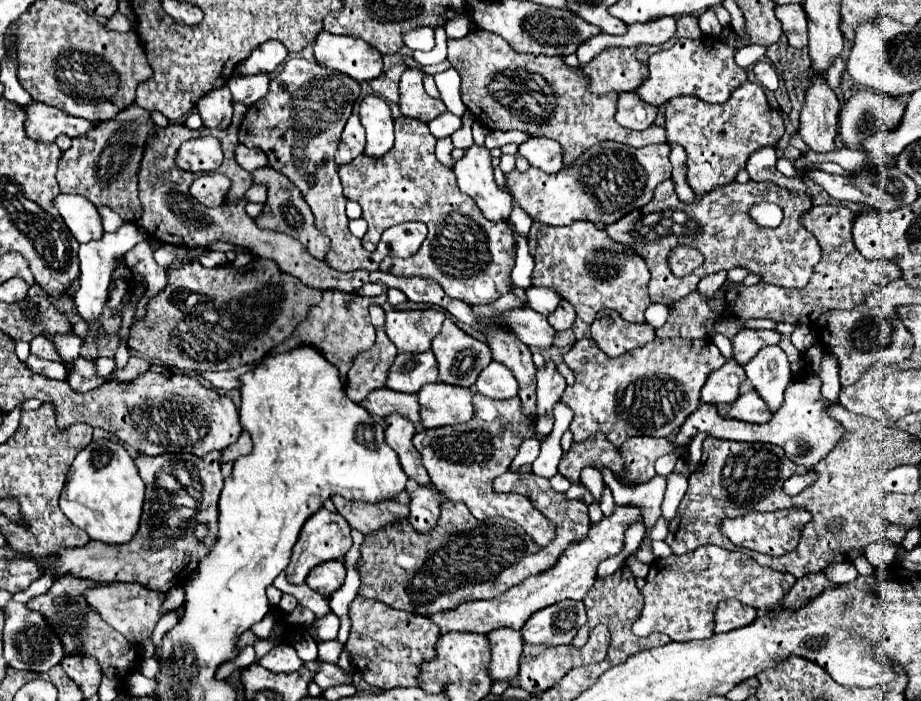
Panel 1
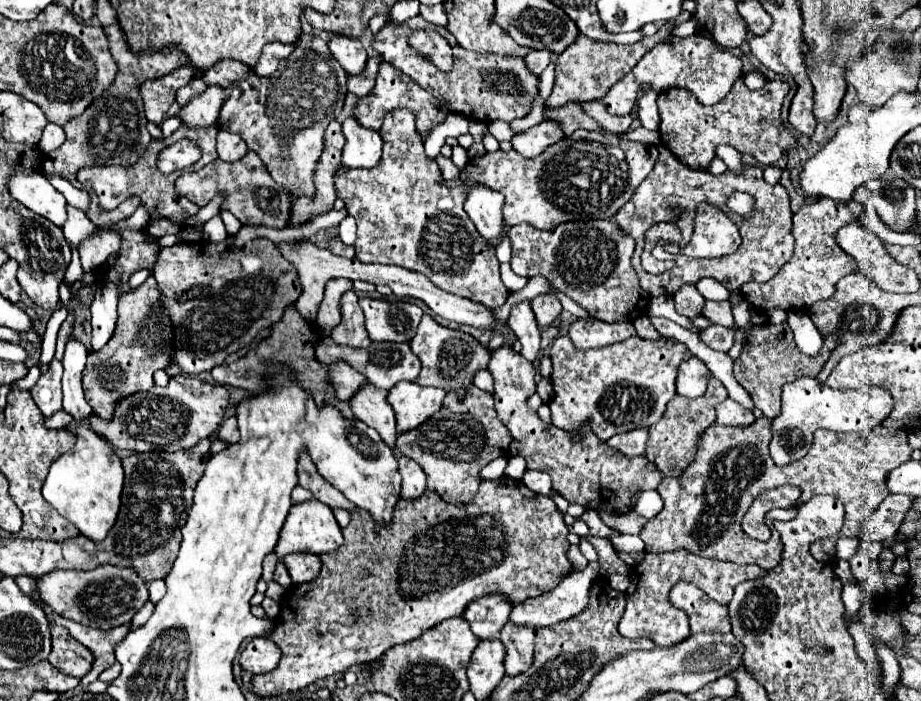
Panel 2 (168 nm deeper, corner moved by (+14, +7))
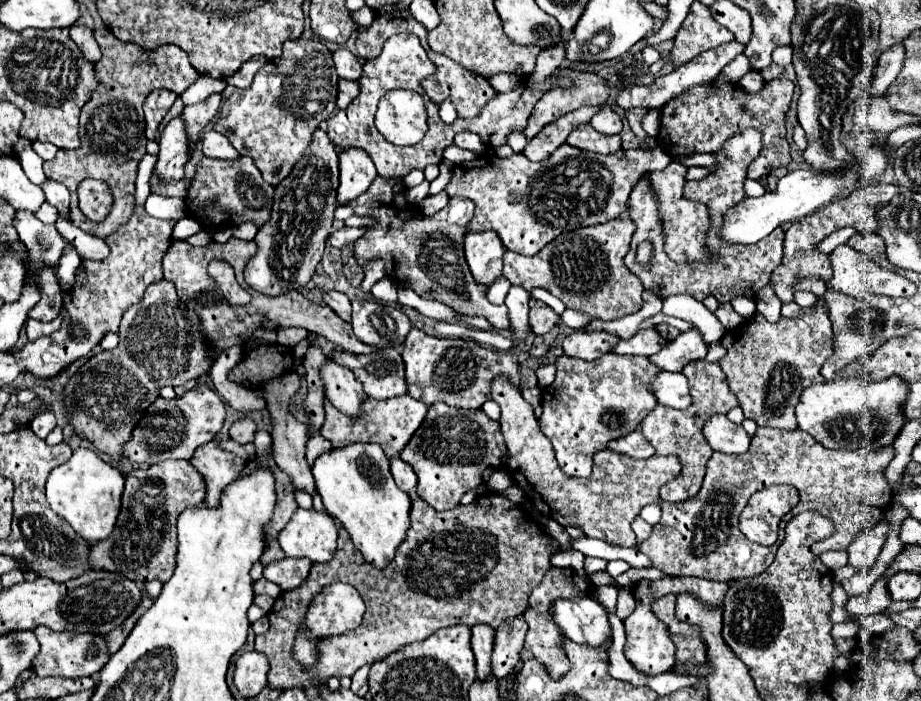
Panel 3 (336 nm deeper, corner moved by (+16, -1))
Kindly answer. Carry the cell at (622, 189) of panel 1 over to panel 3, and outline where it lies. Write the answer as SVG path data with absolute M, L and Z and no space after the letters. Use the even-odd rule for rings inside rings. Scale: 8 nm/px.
M568 144L560 146L544 162L530 162L524 154L512 154L510 158L484 154L468 164L458 164L446 192L448 196L470 198L476 204L468 230L496 230L508 250L532 256L564 232L618 218L626 210L630 190L636 182L654 170L662 170L670 160L660 148L624 150L602 156L576 150ZM588 180L596 180L596 186L584 186Z

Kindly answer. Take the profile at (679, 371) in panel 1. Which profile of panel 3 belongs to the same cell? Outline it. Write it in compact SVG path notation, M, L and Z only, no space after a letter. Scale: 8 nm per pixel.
M614 352L604 354L598 360L584 362L568 358L566 354L554 360L556 380L542 392L542 416L540 428L550 438L560 468L570 476L588 476L592 472L594 452L606 448L610 440L622 438L638 430L640 422L656 406L652 394L652 378L662 372L652 366L648 356L620 356Z

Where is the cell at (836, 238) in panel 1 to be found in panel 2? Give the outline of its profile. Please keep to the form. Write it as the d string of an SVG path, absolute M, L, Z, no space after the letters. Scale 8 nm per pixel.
M820 198L814 204L802 206L794 218L792 218L792 234L794 234L794 254L790 262L786 262L780 272L768 280L768 282L748 282L742 286L742 296L754 306L756 312L766 314L772 308L782 308L786 312L790 310L808 310L814 302L832 298L834 286L840 278L854 272L854 260L840 250L836 244L836 232L854 222L860 220L866 206L858 200L850 202L834 202Z

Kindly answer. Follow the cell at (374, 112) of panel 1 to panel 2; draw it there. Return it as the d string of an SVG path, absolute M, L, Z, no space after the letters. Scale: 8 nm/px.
M354 118L344 120L342 132L346 146L342 150L344 168L374 168L382 156L382 138L378 132L360 128Z

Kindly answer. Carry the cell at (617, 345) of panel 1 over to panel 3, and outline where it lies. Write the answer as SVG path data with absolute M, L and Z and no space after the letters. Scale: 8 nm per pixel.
M572 332L564 338L562 348L564 354L574 356L574 358L582 358L582 360L596 360L602 354L610 352L620 338L606 334L606 332Z

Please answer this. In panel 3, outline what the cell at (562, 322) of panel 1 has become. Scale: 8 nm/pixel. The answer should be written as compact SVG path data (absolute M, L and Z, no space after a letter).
M530 300L530 328L536 336L550 332L558 324L560 316L544 302Z

